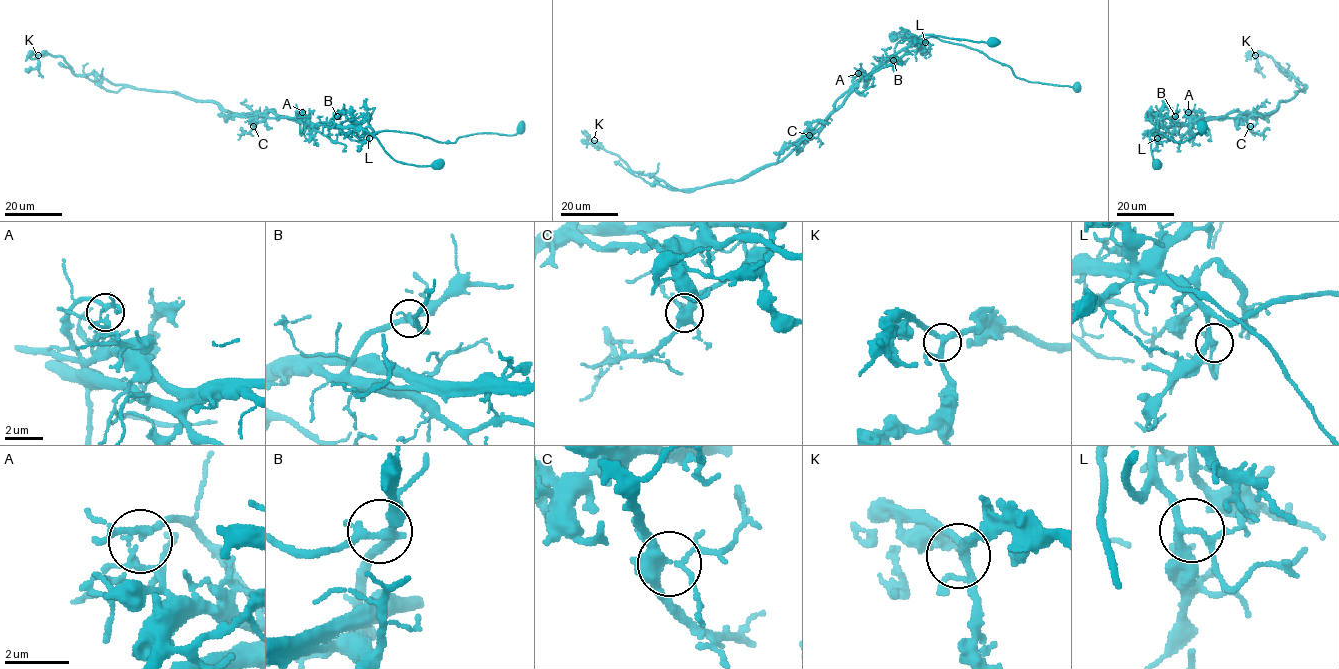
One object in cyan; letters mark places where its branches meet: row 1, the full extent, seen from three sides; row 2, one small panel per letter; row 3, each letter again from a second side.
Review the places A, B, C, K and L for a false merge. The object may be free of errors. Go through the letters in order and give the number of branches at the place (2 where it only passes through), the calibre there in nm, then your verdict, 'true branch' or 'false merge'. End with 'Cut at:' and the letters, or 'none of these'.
A: 6 | 200 nm | false merge
B: 4 | 280 nm | true branch
C: 5 | 380 nm | true branch
K: 4 | 240 nm | true branch
L: 4 | 200 nm | true branch
Cut at: A

